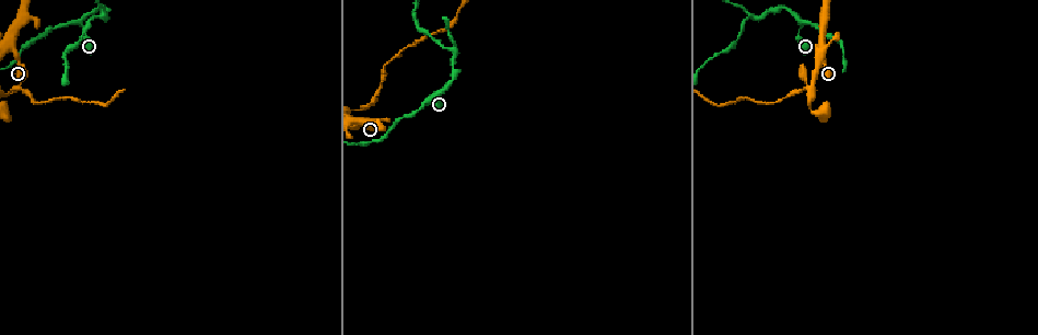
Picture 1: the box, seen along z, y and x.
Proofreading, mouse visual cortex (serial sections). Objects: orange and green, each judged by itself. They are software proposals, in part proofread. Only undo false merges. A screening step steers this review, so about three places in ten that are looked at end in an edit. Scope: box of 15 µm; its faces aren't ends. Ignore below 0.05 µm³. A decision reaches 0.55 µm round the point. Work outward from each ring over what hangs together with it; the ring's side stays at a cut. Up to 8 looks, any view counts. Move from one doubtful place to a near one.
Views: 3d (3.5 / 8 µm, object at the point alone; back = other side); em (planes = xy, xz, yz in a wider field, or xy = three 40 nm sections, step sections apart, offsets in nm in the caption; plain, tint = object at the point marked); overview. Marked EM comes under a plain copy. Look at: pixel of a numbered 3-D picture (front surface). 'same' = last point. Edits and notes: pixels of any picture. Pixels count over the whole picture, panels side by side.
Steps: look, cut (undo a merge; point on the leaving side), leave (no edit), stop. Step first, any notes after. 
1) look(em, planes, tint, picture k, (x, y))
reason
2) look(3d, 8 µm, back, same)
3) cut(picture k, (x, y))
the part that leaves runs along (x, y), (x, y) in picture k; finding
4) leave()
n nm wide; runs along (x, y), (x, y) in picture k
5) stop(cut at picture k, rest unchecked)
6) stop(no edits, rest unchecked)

look(3d, 3.5 µm, picture 1, (802, 25))
three arms meet

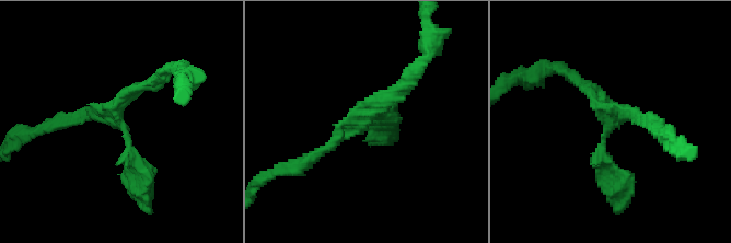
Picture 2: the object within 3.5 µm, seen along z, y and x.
look(em, xy, step 1, tint, picture 2, (117, 117))

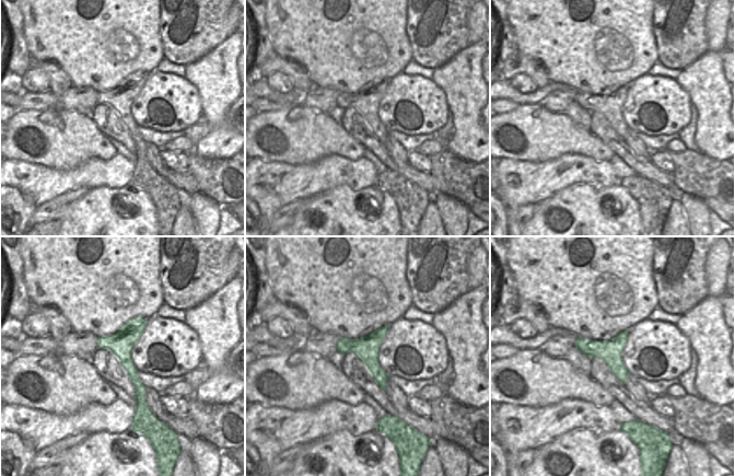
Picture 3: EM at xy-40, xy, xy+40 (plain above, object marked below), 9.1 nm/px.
leave()
3 arms; runs along (616, 178), (602, 154), (611, 115), (575, 78) in picture 2; continuous, no second cell

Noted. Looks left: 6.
look(3d, 3.5 µm, picture 1, (820, 44))
thick turns thin

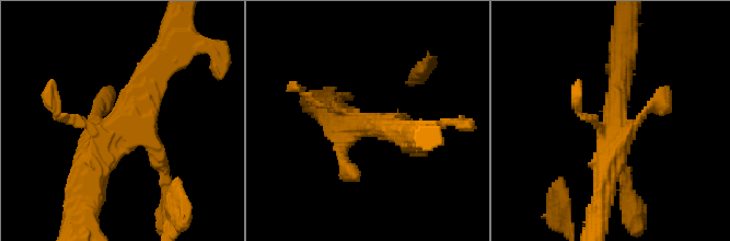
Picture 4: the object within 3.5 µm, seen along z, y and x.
look(em, xy, step 5, tint, picture 4, (609, 124))
shape alone is not enough

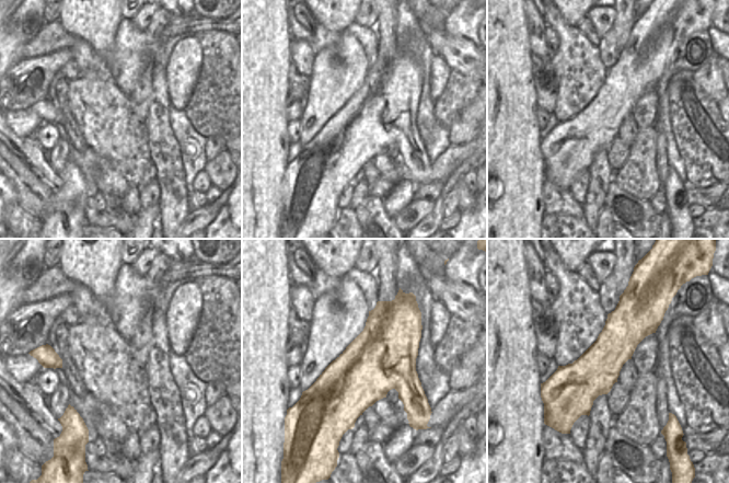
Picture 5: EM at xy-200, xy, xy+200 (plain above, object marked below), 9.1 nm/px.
leave()
arms of 150, 350, 400 nm; runs along (166, 186), (142, 123), (89, 163) in picture 4; all the same cell

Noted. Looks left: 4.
look(3d, 3.5 µm, back, picture 1, (359, 109))
calibre changes

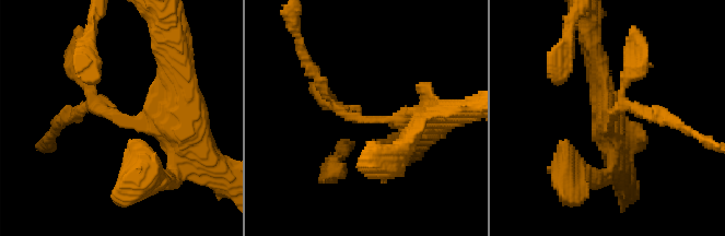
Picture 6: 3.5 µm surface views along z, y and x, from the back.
look(em, planes, tint, picture 6, (359, 117))
need the tissue

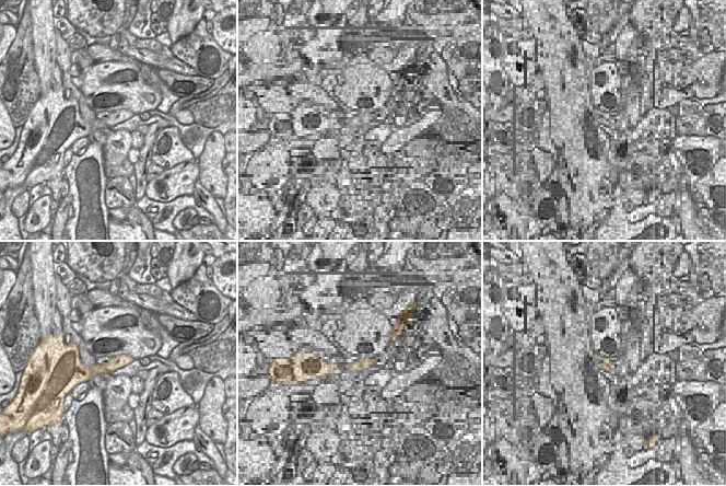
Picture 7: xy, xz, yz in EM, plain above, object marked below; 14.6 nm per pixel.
cut(picture 6, (61, 119))
the part that leaves runs along (83, 106), (59, 119), (49, 146) in picture 6; a second cell is stuck on

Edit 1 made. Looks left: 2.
look(3d, 3.5 µm, picture 1, (750, 17))
arms part here

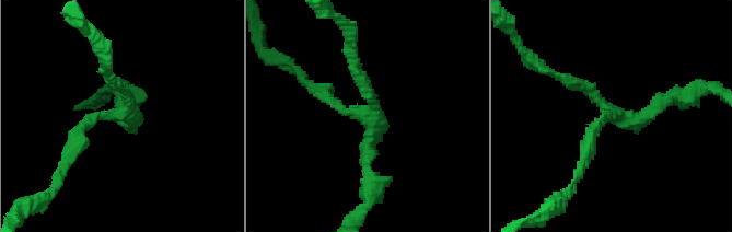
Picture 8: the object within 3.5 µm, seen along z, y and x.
look(em, xy, step 1, tint, picture 8, (371, 117))
3 arms; arms of 150, 200, 200 nm

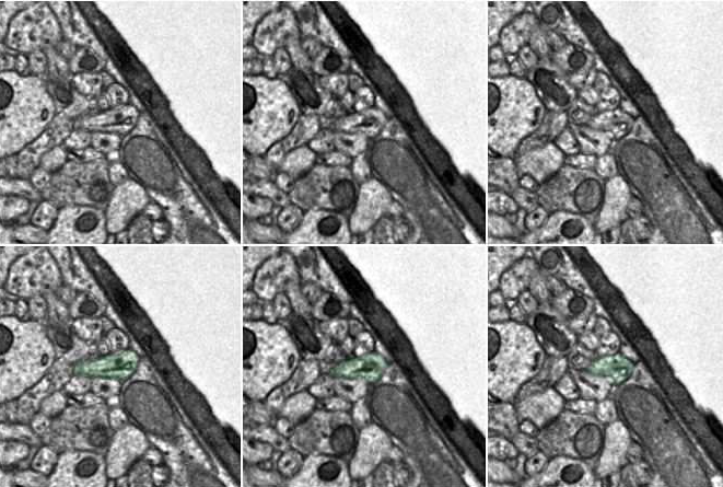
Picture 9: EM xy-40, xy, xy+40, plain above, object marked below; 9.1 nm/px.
leave()
runs along (673, 97), (642, 120), (608, 114), (587, 151) in picture 8; one cell here

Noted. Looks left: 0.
stop(cut at picture 6, rest unchecked)

